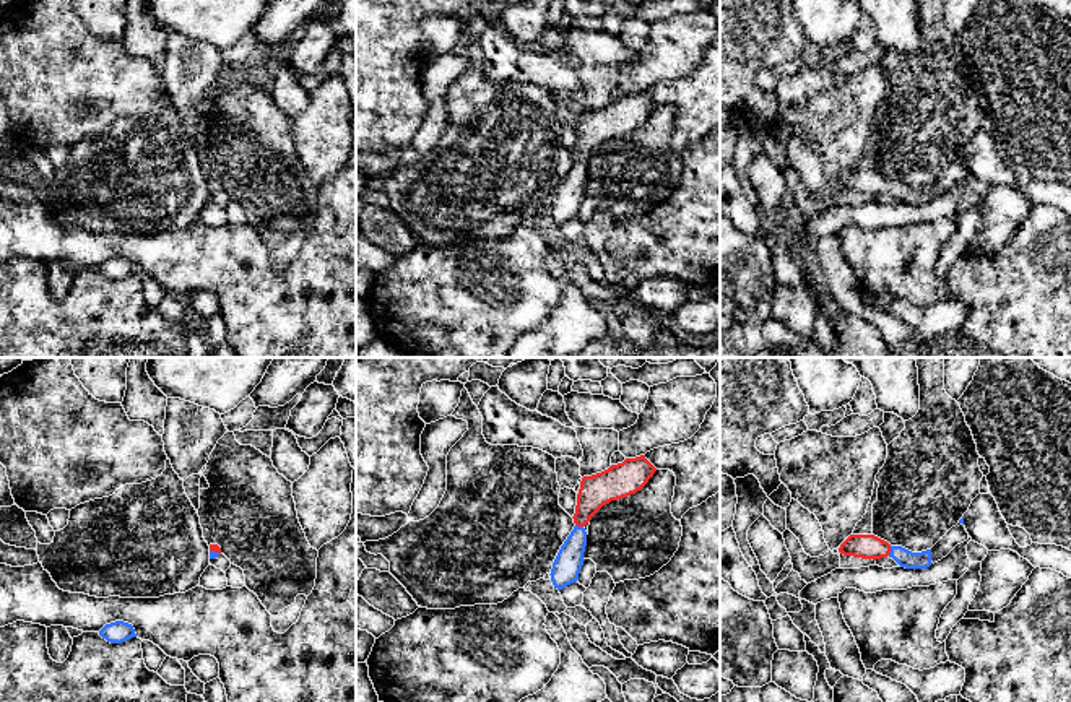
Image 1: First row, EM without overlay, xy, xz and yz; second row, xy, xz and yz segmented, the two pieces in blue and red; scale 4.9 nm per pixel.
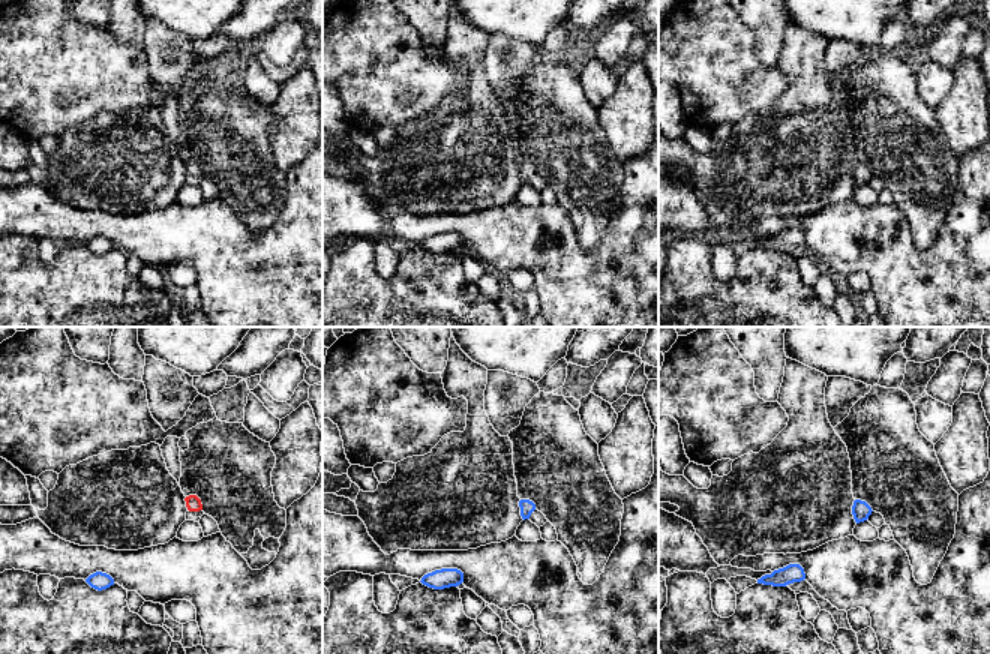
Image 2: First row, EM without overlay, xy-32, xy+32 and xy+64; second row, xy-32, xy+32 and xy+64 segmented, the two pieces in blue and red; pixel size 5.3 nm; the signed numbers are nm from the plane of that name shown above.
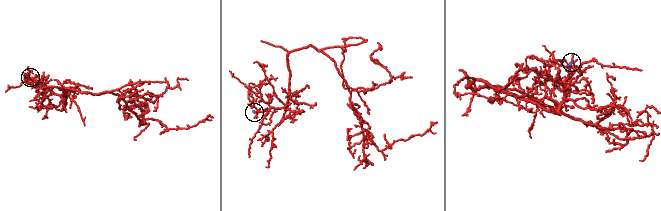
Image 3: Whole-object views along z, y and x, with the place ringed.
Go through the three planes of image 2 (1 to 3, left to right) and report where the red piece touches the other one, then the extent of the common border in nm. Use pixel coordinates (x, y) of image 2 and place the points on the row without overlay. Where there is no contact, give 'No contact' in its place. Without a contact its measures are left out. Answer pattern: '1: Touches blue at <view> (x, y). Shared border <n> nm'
1: No contact
2: No contact
3: No contact

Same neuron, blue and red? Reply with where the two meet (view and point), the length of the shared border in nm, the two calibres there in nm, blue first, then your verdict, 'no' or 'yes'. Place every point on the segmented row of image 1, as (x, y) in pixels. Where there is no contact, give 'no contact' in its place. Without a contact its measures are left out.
contact yz (891, 551); length 50 nm; calibres 90 and 130 nm; yes

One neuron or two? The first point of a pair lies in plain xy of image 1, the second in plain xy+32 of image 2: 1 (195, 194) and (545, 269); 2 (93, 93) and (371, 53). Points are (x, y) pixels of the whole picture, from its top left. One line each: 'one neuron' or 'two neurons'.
1: two neurons
2: one neuron

